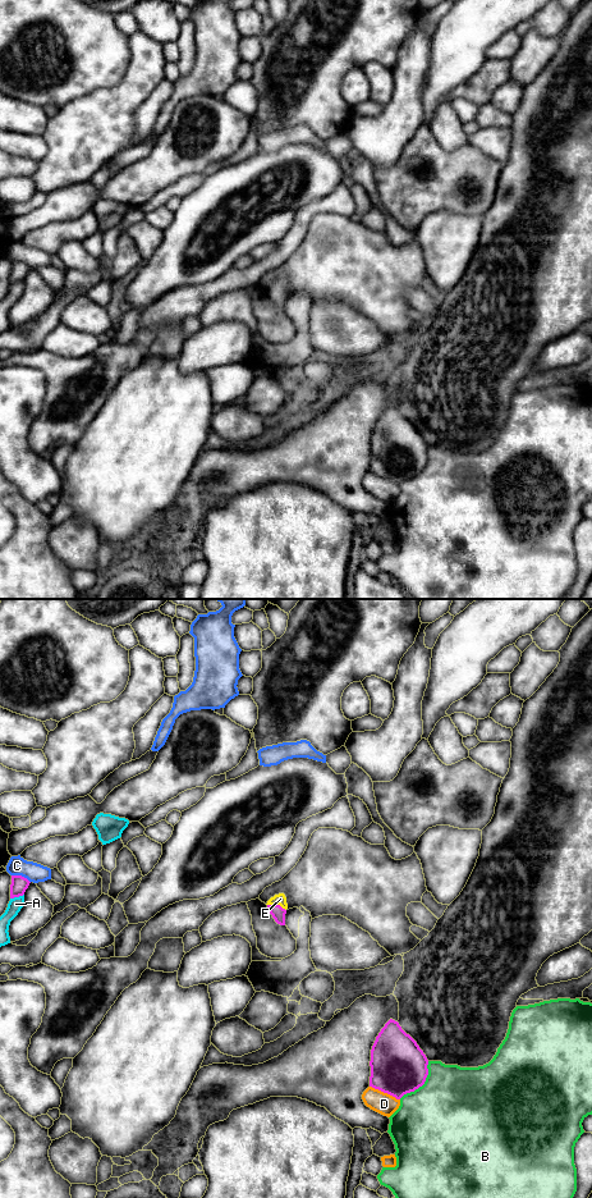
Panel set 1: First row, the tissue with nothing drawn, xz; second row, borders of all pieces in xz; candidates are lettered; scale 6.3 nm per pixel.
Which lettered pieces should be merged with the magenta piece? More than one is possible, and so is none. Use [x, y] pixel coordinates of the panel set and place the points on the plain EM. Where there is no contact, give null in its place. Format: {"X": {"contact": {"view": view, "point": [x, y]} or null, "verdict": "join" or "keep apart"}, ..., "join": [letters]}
{"A": {"contact": {"view": "xz", "point": [17, 282]}, "verdict": "keep apart"}, "B": {"contact": {"view": "xz", "point": [422, 470]}, "verdict": "keep apart"}, "C": {"contact": {"view": "xz", "point": [21, 261]}, "verdict": "keep apart"}, "D": {"contact": {"view": "xz", "point": [385, 478]}, "verdict": "keep apart"}, "E": {"contact": {"view": "xz", "point": [276, 291]}, "verdict": "join"}, "join": ["E"]}

